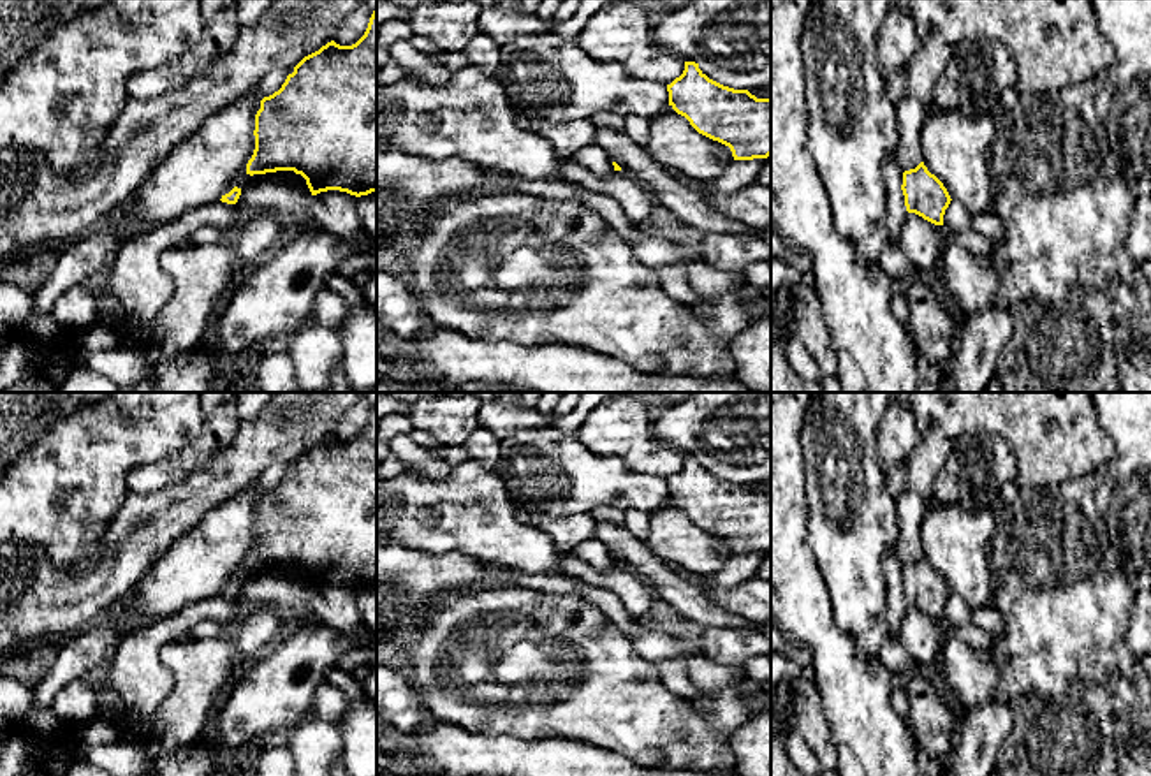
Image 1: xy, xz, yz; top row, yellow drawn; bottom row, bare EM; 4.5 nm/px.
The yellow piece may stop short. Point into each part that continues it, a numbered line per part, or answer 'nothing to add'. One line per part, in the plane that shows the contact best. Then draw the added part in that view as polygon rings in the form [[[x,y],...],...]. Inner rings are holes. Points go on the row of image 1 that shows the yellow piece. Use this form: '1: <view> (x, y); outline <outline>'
nothing to add

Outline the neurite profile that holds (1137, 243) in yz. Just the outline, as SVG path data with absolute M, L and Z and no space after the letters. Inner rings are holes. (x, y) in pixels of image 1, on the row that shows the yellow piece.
M1135 199L1125 246L1139 264L1151 260L1151 199Z

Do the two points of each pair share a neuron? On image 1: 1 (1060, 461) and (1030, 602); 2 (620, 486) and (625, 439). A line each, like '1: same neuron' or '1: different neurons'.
1: different neurons
2: different neurons

